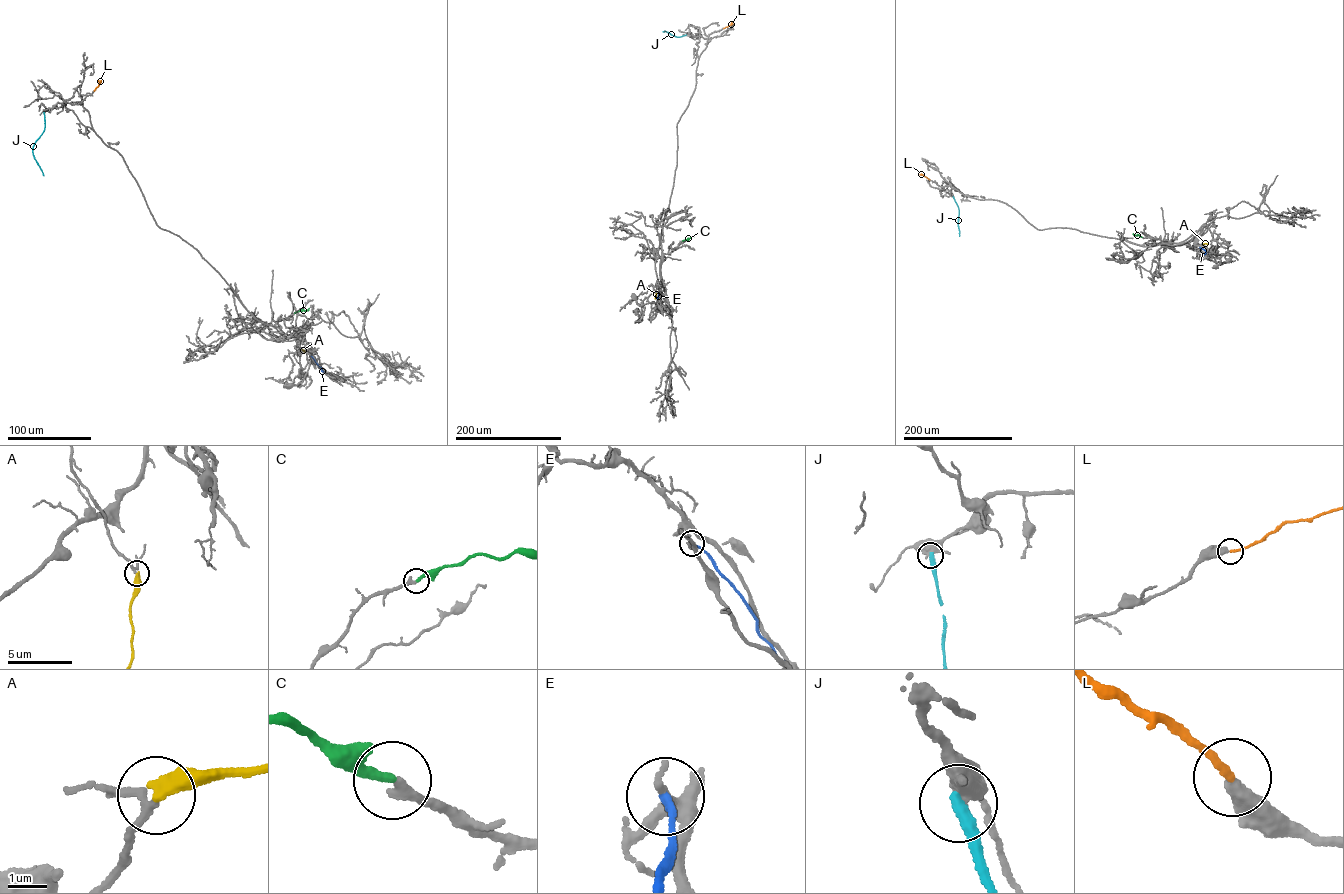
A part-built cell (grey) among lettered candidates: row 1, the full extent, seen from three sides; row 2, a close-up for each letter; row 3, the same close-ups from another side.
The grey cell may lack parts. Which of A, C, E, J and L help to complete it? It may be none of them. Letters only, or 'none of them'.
A, C, L

